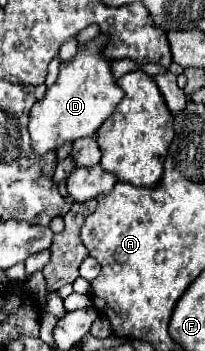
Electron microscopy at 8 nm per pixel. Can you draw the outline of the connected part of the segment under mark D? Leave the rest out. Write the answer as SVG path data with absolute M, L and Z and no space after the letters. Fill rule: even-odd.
M99 35L97 39L87 43L85 49L79 49L77 57L71 63L59 67L59 77L53 87L47 89L45 97L33 105L29 135L35 155L45 155L63 147L65 143L95 135L105 119L115 111L117 103L123 99L123 91L117 87L111 75L109 61L101 55L103 45L105 37Z

